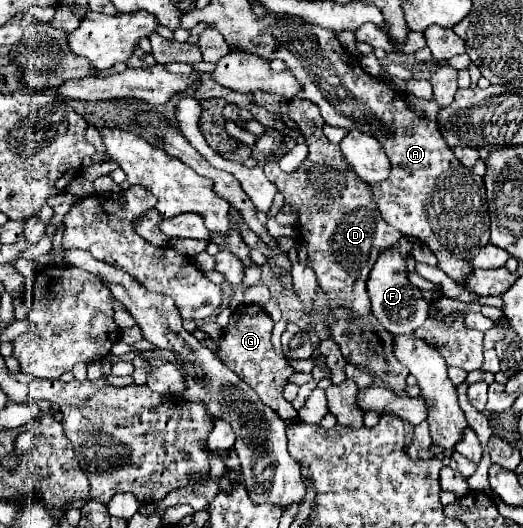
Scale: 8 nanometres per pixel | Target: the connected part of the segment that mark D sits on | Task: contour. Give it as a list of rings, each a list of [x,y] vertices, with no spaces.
[[[299,98],[287,104],[287,116],[299,124],[309,154],[295,172],[285,174],[275,164],[267,164],[263,170],[285,196],[285,202],[297,208],[297,238],[305,244],[307,264],[313,268],[319,288],[327,294],[327,308],[347,308],[353,318],[367,318],[371,316],[371,302],[367,296],[369,270],[379,252],[391,248],[401,234],[379,214],[371,186],[359,180],[359,176],[353,176],[351,170],[347,174],[347,162],[339,144],[331,144],[323,134],[325,120],[321,118],[319,108],[313,102]]]

